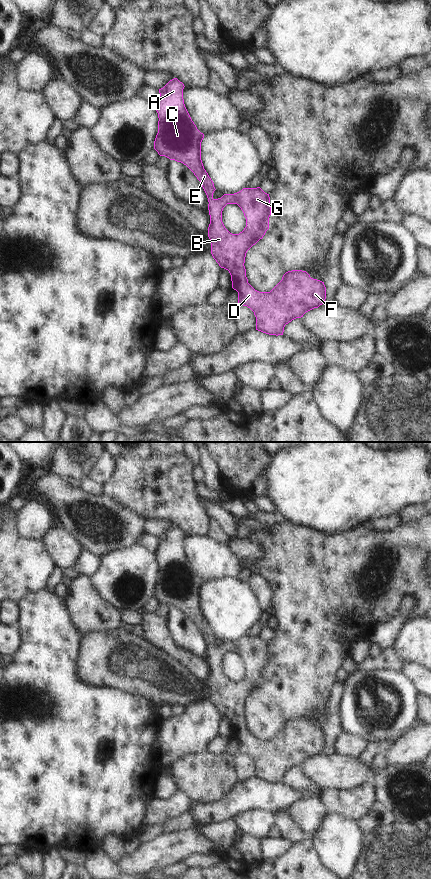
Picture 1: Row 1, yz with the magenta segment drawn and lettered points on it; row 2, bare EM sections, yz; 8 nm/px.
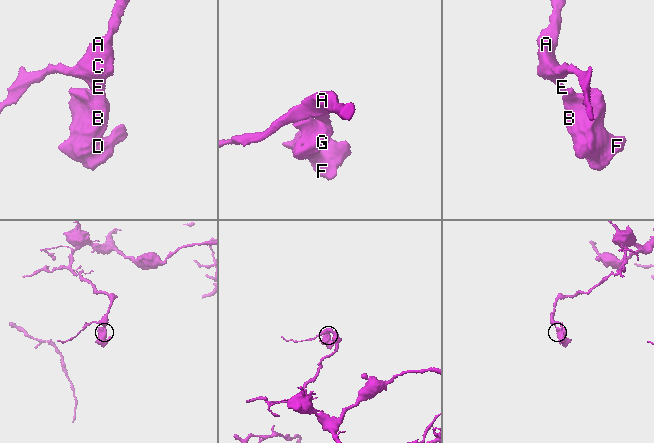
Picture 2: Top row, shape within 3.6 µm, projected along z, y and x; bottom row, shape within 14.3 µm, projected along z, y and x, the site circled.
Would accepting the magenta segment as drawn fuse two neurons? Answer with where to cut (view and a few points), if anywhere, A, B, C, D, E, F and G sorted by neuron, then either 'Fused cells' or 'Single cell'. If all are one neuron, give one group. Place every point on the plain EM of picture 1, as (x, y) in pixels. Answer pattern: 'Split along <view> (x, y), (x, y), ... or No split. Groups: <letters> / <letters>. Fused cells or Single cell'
No split. Groups: A B C D E F G. Single cell.

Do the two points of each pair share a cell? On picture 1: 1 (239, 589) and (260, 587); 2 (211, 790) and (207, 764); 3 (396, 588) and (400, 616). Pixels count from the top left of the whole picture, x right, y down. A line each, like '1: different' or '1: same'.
1: different
2: same
3: different

